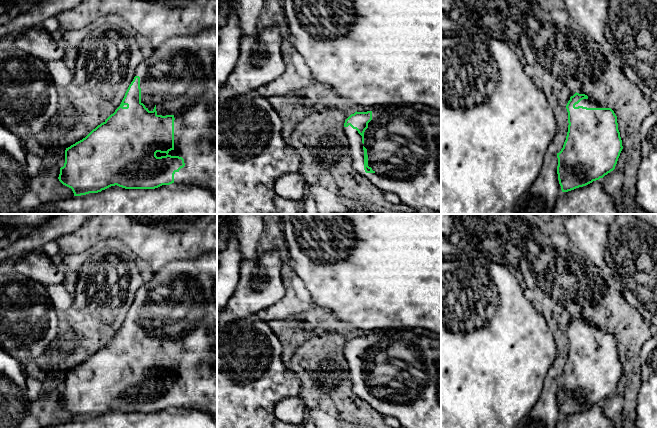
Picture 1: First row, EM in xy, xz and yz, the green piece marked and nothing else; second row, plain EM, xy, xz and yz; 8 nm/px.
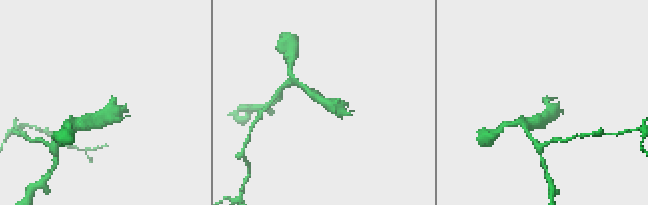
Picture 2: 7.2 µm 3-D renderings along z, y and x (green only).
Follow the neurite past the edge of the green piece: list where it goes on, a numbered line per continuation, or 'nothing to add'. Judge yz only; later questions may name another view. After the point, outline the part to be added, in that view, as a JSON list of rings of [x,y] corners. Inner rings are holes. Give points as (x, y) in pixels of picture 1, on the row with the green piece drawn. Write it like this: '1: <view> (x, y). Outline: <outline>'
1: yz (587, 103). Outline: [[[588,99],[581,100],[578,104],[575,105],[575,107],[583,106],[587,108],[606,108],[604,104],[598,104],[595,102],[591,102]]]

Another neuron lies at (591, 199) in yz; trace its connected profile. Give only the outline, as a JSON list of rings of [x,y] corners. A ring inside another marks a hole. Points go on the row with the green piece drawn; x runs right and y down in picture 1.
[[[598,180],[568,192],[562,192],[553,214],[618,214],[614,200]]]

